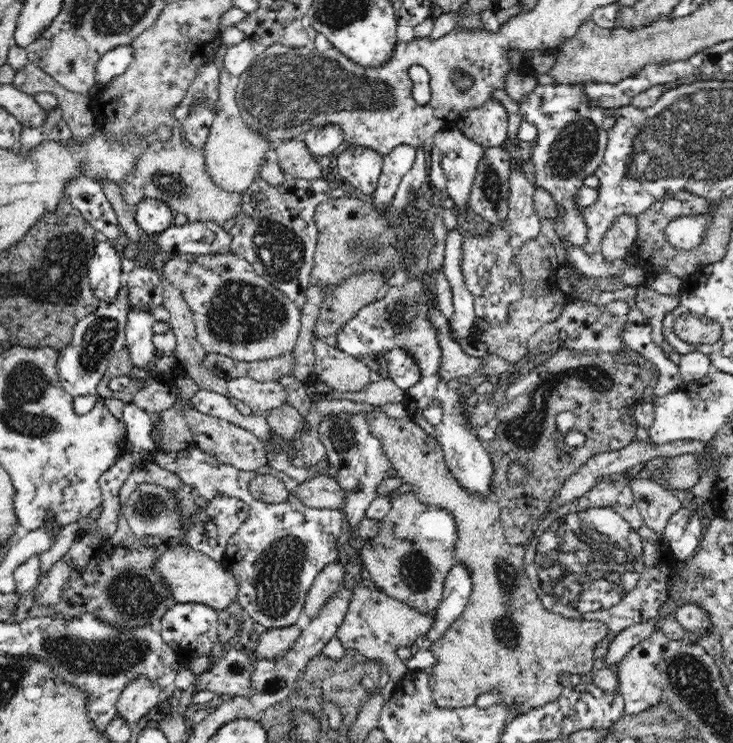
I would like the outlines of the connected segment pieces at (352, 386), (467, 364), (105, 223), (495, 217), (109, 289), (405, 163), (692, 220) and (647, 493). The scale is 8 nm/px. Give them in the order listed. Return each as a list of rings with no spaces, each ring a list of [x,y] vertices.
[[[313,336],[315,364],[309,382],[318,381],[336,392],[357,393],[370,382],[370,368],[362,358],[354,358],[337,347],[332,348],[325,338]]]
[[[428,302],[428,320],[432,321],[432,325],[438,329],[438,341],[440,341],[440,347],[442,348],[440,375],[446,381],[459,381],[466,379],[474,372],[478,372],[484,361],[466,355],[458,342],[452,339],[448,321],[438,309],[438,305]]]
[[[78,172],[66,182],[64,193],[73,208],[82,215],[94,229],[106,238],[116,241],[123,233],[111,203],[107,200],[102,184]]]
[[[504,146],[485,148],[484,158],[480,160],[476,173],[472,177],[472,188],[470,188],[469,207],[474,213],[488,220],[491,226],[506,220],[509,214],[510,185],[510,155]]]
[[[96,242],[95,251],[88,265],[88,280],[100,304],[108,304],[116,300],[117,292],[122,288],[123,277],[120,259],[122,255],[116,250],[115,243]]]
[[[401,145],[383,157],[382,174],[372,198],[374,208],[379,212],[385,214],[389,210],[402,177],[412,168],[416,152],[413,147]]]
[[[705,214],[672,220],[664,228],[668,244],[676,250],[694,250],[707,235],[710,218],[710,214]]]
[[[653,476],[634,477],[629,486],[637,497],[636,506],[644,522],[663,536],[671,514],[682,506],[678,498]]]

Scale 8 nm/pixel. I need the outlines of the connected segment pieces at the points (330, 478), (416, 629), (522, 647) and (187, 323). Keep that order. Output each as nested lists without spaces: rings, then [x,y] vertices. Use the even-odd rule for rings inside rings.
[[[332,472],[311,475],[307,481],[299,483],[294,495],[312,508],[344,509],[344,489]]]
[[[360,582],[354,586],[350,608],[344,622],[338,625],[335,636],[341,640],[346,650],[356,649],[366,658],[383,662],[389,671],[390,680],[400,682],[408,668],[396,655],[396,650],[400,646],[418,646],[421,637],[432,629],[434,622],[434,613],[421,614],[418,610],[406,606],[404,602],[390,598],[377,588]]]
[[[378,409],[366,415],[370,431],[382,441],[382,451],[390,461],[390,470],[386,472],[385,478],[402,477],[403,483],[413,486],[412,493],[420,502],[446,509],[454,515],[458,531],[455,561],[456,564],[467,566],[472,574],[472,593],[464,613],[456,618],[456,622],[443,637],[432,641],[429,648],[435,658],[431,675],[435,679],[433,698],[436,706],[446,709],[472,706],[478,696],[492,690],[498,690],[504,697],[500,704],[514,707],[520,714],[554,702],[564,688],[559,682],[562,672],[568,674],[566,679],[569,680],[570,676],[575,679],[592,670],[595,646],[609,633],[608,627],[601,621],[568,619],[544,607],[539,598],[537,584],[531,582],[527,576],[525,547],[507,542],[500,523],[500,509],[490,498],[476,497],[456,482],[456,477],[452,476],[445,461],[443,449],[434,436],[418,426],[409,416],[392,418]]]
[[[162,278],[162,287],[164,287],[164,298],[163,305],[167,308],[170,313],[169,324],[170,329],[176,335],[176,358],[180,360],[180,364],[184,366],[184,372],[186,377],[193,378],[196,381],[196,384],[199,386],[200,390],[210,390],[210,392],[218,392],[218,394],[224,394],[226,398],[229,398],[230,402],[236,406],[236,408],[244,415],[250,416],[253,410],[250,408],[250,405],[247,405],[245,402],[238,400],[236,397],[233,397],[226,386],[226,380],[208,372],[201,364],[203,363],[202,357],[207,355],[207,352],[204,351],[204,348],[200,345],[200,342],[197,340],[197,334],[195,331],[195,322],[193,317],[193,312],[190,310],[190,307],[185,304],[182,293],[174,288],[173,285],[169,284],[169,281],[166,278]]]

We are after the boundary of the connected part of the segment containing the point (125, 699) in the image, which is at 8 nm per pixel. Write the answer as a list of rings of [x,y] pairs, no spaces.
[[[138,676],[132,680],[116,702],[118,715],[128,722],[138,722],[148,714],[151,708],[166,698],[166,694],[156,682],[146,676]]]

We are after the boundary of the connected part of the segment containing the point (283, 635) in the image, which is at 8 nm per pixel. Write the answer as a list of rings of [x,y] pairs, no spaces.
[[[296,624],[284,628],[267,629],[258,636],[253,646],[254,658],[257,660],[278,658],[293,647],[301,632]]]

